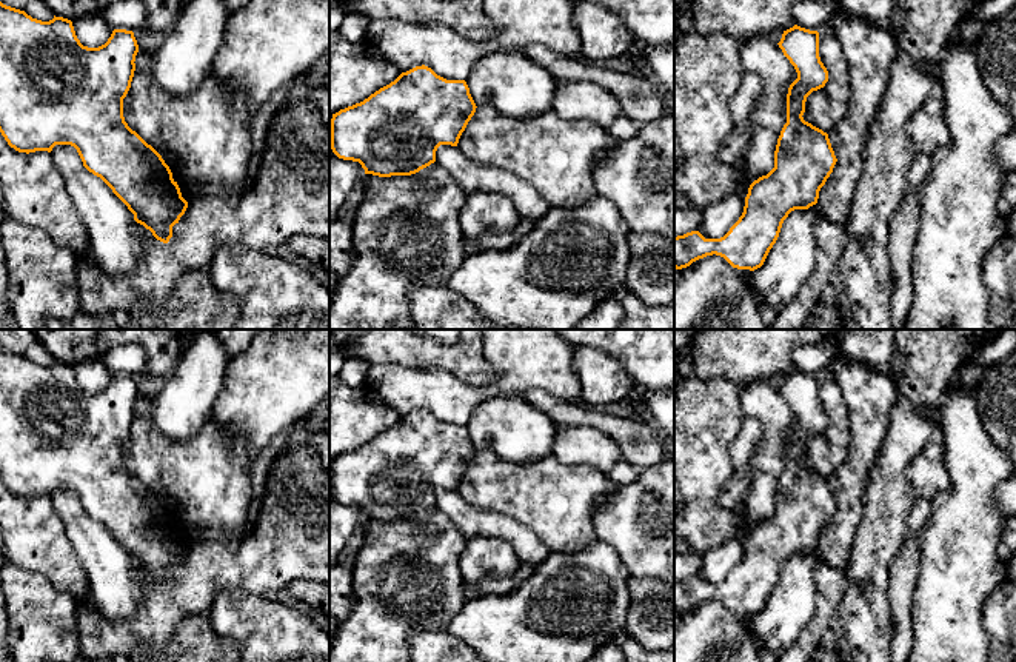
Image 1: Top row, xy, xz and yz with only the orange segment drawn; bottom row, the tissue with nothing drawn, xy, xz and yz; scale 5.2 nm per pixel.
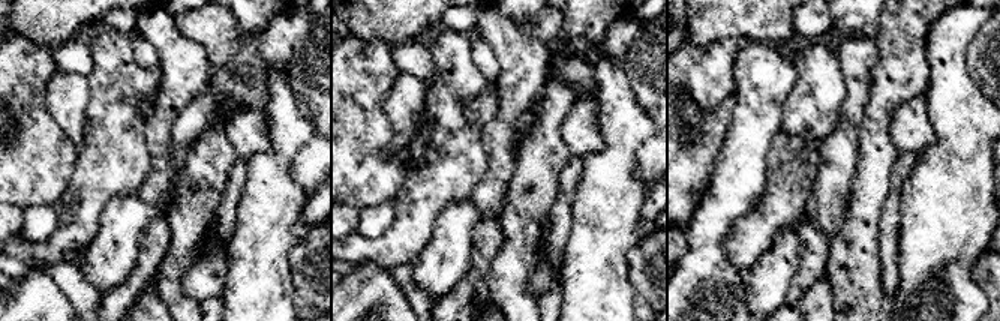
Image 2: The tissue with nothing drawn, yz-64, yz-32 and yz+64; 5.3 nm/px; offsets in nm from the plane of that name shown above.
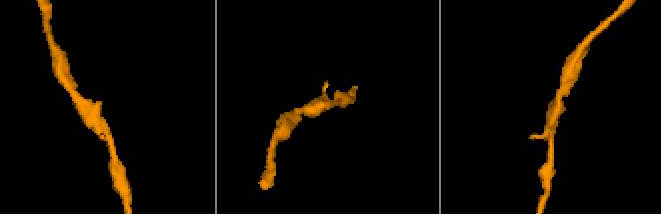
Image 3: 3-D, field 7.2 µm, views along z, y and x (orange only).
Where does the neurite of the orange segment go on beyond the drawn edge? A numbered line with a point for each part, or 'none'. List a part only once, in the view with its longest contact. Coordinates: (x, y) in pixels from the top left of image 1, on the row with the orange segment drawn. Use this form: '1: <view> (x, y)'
none

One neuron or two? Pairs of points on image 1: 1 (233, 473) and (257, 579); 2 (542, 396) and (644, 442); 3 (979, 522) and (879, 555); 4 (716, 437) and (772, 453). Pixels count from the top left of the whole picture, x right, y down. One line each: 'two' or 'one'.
1: two
2: one
3: two
4: two

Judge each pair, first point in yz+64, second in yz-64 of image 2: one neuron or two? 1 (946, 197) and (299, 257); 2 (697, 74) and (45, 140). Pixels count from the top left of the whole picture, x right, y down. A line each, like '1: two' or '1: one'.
1: two
2: one

